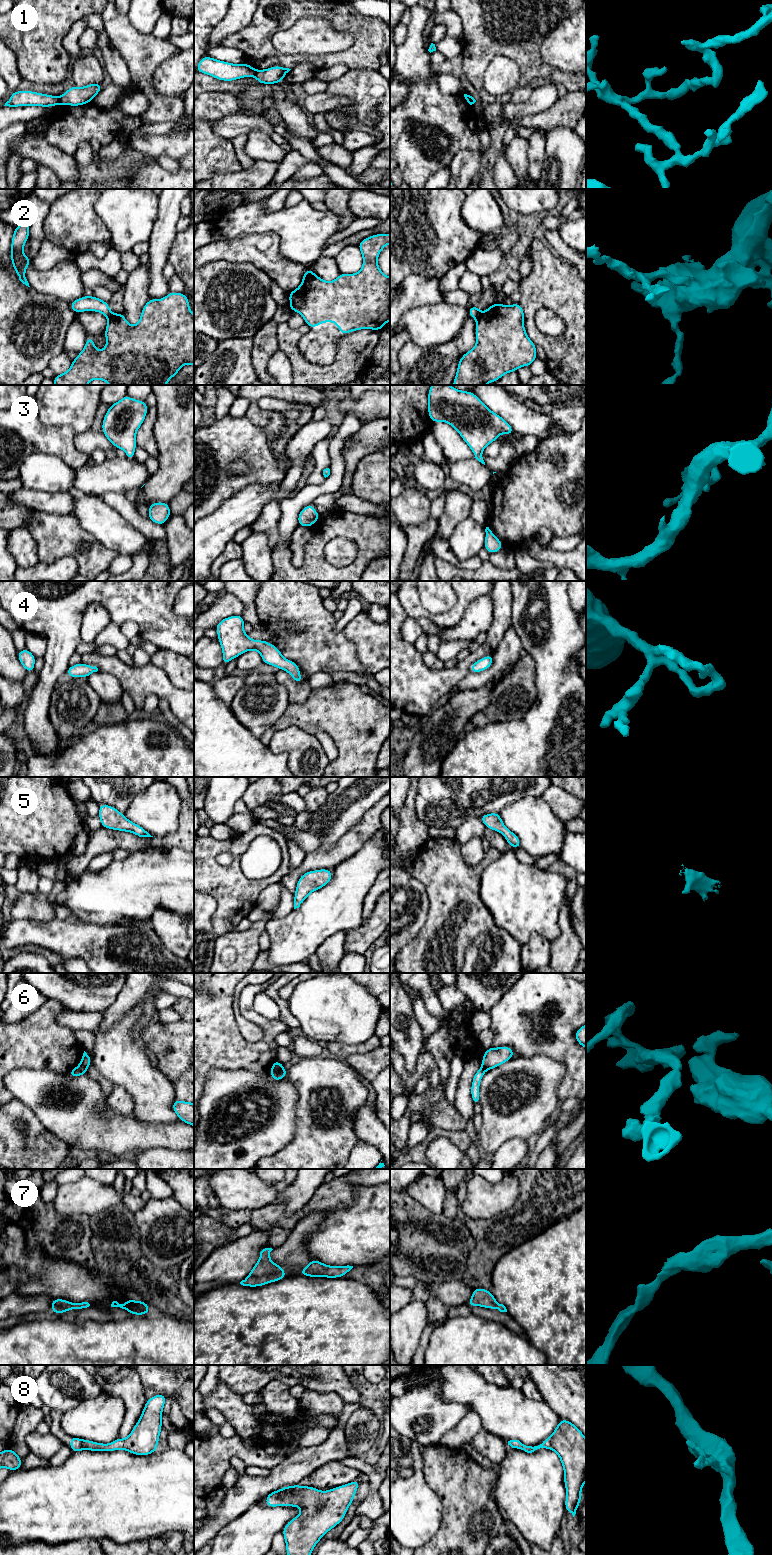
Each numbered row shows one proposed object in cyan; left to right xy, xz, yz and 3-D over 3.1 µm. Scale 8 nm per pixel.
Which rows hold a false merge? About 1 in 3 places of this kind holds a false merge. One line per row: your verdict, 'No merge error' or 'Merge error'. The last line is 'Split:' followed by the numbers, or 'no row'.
1: Merge error
2: Merge error
3: No merge error
4: No merge error
5: No merge error
6: Merge error
7: No merge error
8: No merge error
Split: 1, 2, 6

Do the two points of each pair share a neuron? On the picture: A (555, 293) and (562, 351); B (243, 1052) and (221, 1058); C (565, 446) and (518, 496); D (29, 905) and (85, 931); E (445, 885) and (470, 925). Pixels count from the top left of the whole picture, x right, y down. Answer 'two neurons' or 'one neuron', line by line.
A: one neuron
B: one neuron
C: one neuron
D: two neurons
E: one neuron

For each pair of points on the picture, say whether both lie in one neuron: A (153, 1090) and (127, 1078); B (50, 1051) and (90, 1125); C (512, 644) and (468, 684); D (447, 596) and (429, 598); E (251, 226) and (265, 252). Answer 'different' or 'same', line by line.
A: same
B: different
C: same
D: same
E: different

